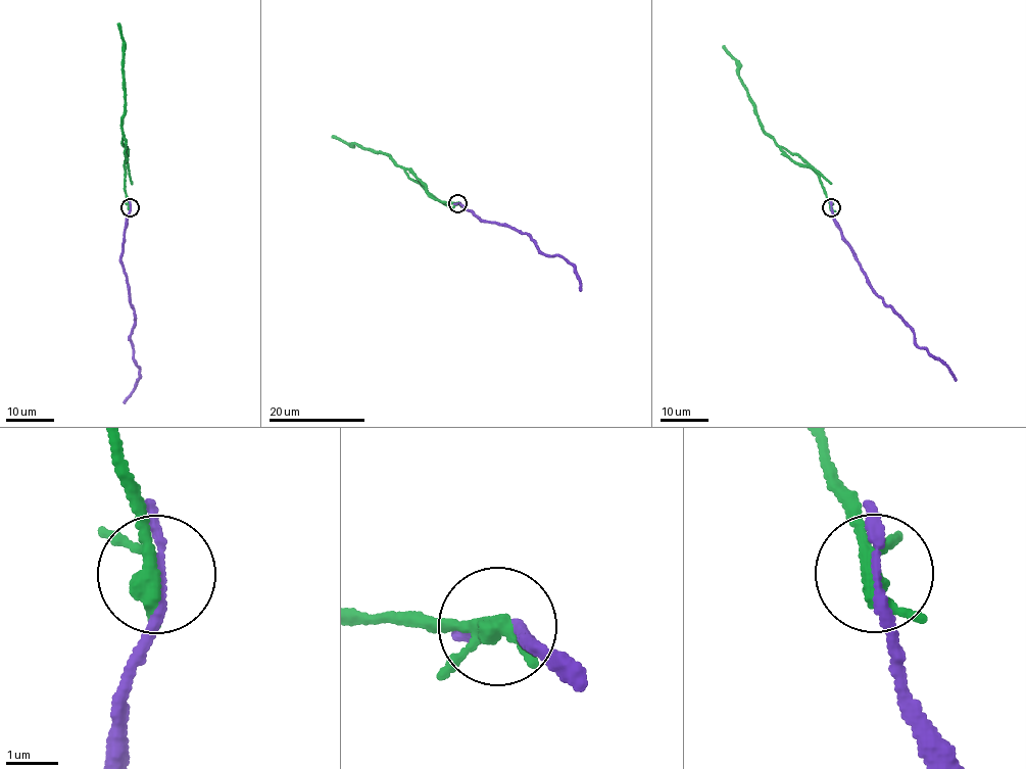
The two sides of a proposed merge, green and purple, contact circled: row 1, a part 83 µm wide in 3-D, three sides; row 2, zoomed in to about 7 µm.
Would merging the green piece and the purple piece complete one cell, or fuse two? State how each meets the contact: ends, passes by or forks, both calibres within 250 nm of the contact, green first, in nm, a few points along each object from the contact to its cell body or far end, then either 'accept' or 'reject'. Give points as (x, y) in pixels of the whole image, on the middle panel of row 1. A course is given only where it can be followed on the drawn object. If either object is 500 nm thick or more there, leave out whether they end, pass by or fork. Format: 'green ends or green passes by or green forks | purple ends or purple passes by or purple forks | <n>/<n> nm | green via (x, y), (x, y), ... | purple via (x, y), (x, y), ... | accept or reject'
green forks | purple passes by | 240/140 nm | green via (457, 203), (435, 199), (426, 192), (426, 184), (397, 164), (390, 156), (356, 144), (350, 146), (333, 137) | purple via (457, 203), (481, 219), (512, 227), (530, 236), (545, 254), (564, 258), (574, 268), (581, 284), (579, 290) | accept

